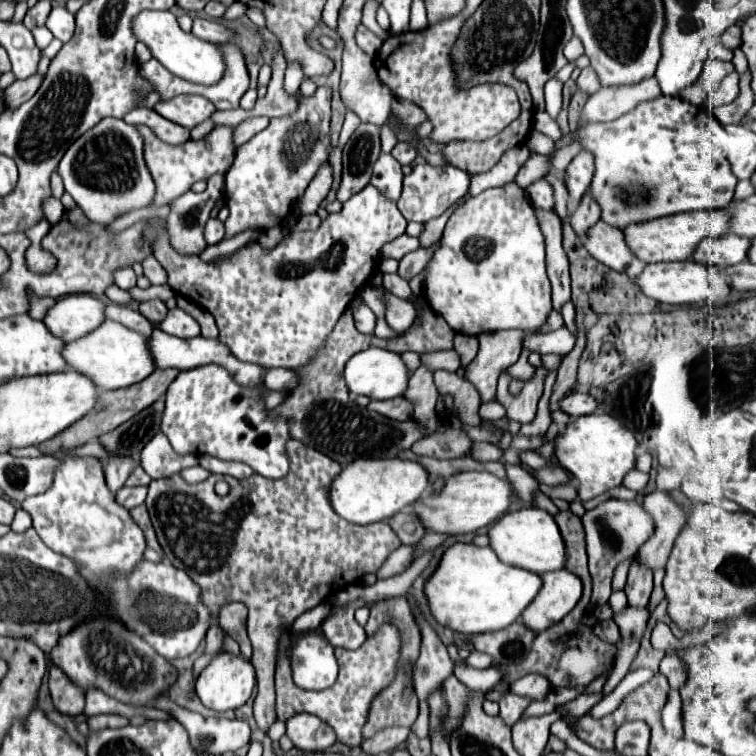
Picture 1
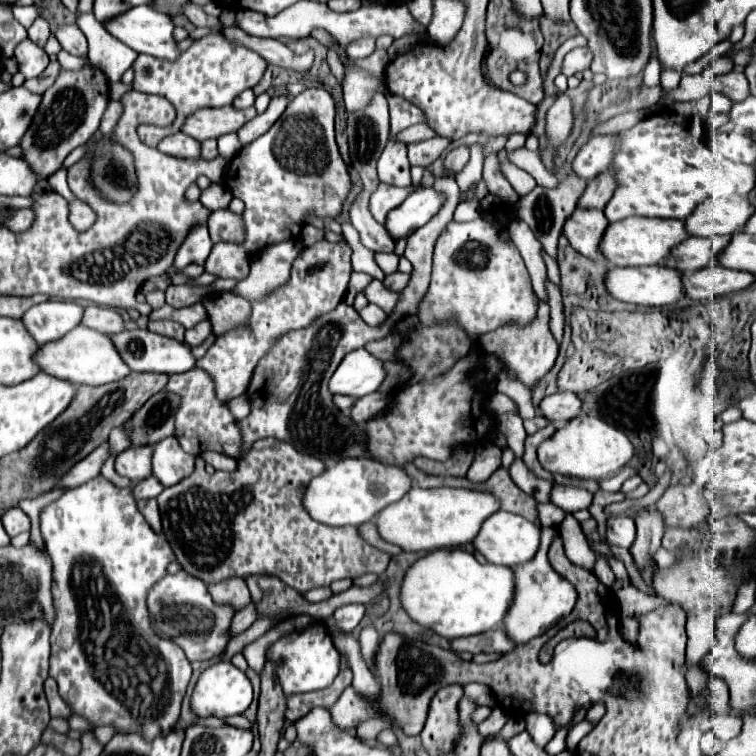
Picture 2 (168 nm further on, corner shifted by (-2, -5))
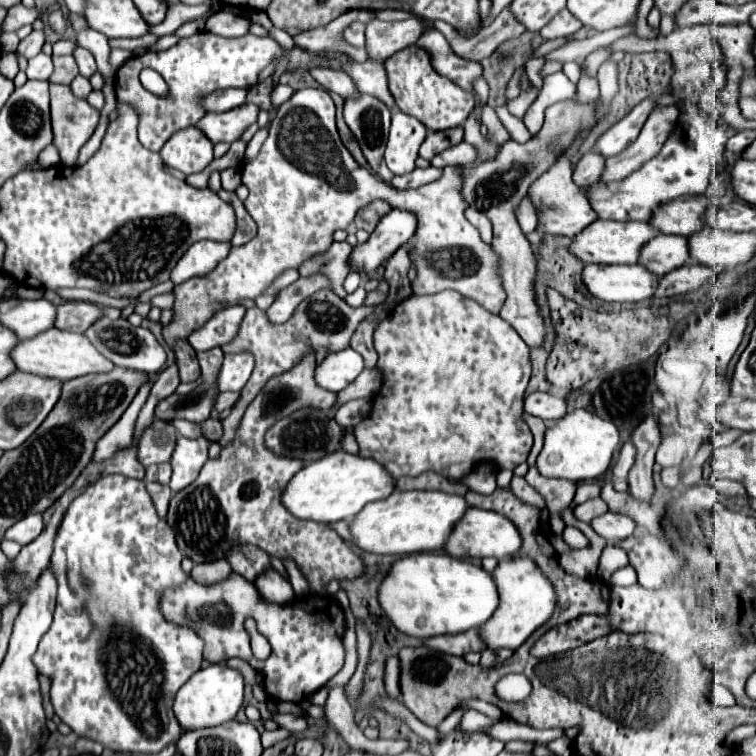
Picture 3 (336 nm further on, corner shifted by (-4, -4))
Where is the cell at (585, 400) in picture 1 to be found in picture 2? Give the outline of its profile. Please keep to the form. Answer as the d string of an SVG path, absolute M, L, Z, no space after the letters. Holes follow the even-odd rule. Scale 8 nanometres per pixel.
M555 392L545 396L537 406L539 414L553 424L565 424L575 418L581 410L581 400L573 392Z

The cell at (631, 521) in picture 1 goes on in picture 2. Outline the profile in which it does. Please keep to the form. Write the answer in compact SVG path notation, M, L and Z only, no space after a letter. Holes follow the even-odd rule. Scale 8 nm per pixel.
M629 516L607 518L607 540L611 544L631 548L635 542L635 522Z

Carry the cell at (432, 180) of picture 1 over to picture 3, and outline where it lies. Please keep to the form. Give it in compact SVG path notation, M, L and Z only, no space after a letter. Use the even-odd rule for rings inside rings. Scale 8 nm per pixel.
M391 209L371 233L369 241L357 245L351 253L351 265L355 269L375 271L387 257L391 257L401 245L407 245L417 229L417 217L411 211Z

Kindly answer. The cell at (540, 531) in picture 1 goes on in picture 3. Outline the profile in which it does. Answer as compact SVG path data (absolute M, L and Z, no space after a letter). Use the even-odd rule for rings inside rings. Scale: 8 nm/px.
M469 509L463 517L463 521L457 523L457 527L453 529L445 549L451 557L463 557L463 559L483 559L483 557L495 557L495 559L503 559L503 557L511 557L515 555L523 545L521 533L515 527L515 523L511 523L511 519L503 517L501 513L495 511L483 511L483 509Z

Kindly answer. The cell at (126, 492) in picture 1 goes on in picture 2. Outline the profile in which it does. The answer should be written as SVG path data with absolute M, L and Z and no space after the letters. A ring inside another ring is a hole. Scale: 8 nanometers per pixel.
M149 476L149 478L145 478L145 480L141 480L141 482L135 484L133 494L135 494L137 500L141 500L141 498L155 498L157 494L161 494L163 488L165 486L155 476Z

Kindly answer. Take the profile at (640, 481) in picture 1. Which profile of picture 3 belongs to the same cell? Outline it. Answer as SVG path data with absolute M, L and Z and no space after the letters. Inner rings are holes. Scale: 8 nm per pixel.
M623 443L619 453L617 453L615 465L613 465L615 477L617 479L627 479L631 467L633 467L633 461L635 461L635 447L631 443Z

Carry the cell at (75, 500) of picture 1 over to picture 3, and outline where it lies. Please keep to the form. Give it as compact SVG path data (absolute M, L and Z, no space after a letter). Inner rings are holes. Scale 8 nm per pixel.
M107 475L101 477L95 485L89 485L79 497L75 497L57 529L55 535L55 547L51 555L51 571L57 577L59 583L59 595L57 595L57 609L55 617L51 623L51 629L45 633L45 637L39 643L37 653L33 655L33 663L37 665L41 675L47 675L51 679L51 703L55 707L55 713L61 717L63 723L67 723L79 737L89 737L103 747L113 749L113 751L131 751L131 753L157 753L169 743L175 743L181 735L179 721L175 719L173 713L173 701L175 693L185 685L185 681L201 669L201 649L203 641L191 633L189 627L177 627L173 623L167 623L159 611L159 599L163 591L171 585L179 585L187 579L187 573L181 569L181 551L177 549L175 535L167 523L163 523L153 507L153 501L149 493L145 491L145 483L137 479L127 479L123 475Z

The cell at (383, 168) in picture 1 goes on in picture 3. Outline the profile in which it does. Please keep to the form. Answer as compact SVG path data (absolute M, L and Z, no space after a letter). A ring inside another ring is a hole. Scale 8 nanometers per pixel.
M401 111L393 115L385 149L385 163L393 175L407 175L415 169L417 151L425 135L425 125L421 125L421 121L417 121L415 117Z

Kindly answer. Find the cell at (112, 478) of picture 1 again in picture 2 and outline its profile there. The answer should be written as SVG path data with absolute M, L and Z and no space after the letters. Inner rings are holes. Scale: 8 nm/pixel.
M131 446L115 456L115 470L133 482L151 476L151 456L153 446Z

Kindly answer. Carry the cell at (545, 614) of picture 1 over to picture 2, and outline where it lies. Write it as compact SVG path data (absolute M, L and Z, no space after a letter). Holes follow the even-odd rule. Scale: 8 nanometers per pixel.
M543 528L537 554L529 562L511 566L513 576L515 576L515 592L513 592L511 606L503 616L503 628L505 628L505 634L509 636L509 640L515 642L517 646L529 642L535 636L541 636L559 618L565 618L575 606L577 592L573 590L573 586L565 578L561 578L551 568L551 564L547 560L547 550L549 550L549 544L553 542L555 536L557 536L557 528Z

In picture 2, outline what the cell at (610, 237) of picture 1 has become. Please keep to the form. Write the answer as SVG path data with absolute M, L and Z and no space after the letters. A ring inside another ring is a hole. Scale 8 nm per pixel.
M575 208L575 212L565 220L563 234L567 236L569 244L587 258L601 258L599 242L601 234L609 226L605 214L593 208Z

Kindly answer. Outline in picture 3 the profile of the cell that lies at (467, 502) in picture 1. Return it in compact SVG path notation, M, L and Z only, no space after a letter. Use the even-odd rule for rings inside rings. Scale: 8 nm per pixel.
M395 491L387 499L365 505L365 509L351 521L351 533L353 533L355 545L369 553L411 555L411 553L421 553L421 551L441 551L451 535L451 529L455 529L457 521L461 521L467 509L469 505L465 497L461 495L451 495L443 491Z

